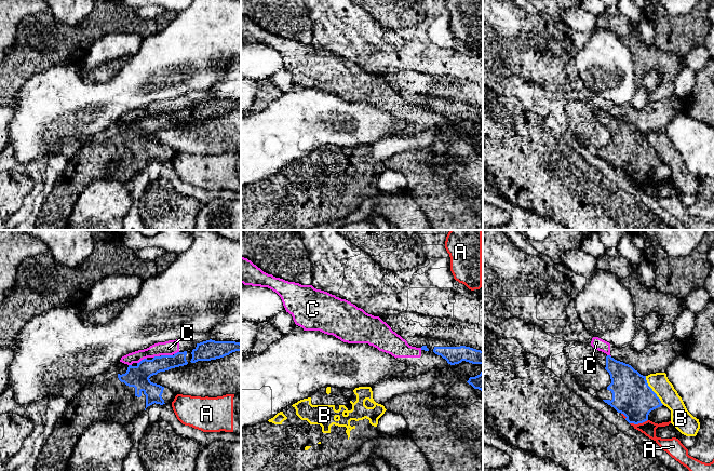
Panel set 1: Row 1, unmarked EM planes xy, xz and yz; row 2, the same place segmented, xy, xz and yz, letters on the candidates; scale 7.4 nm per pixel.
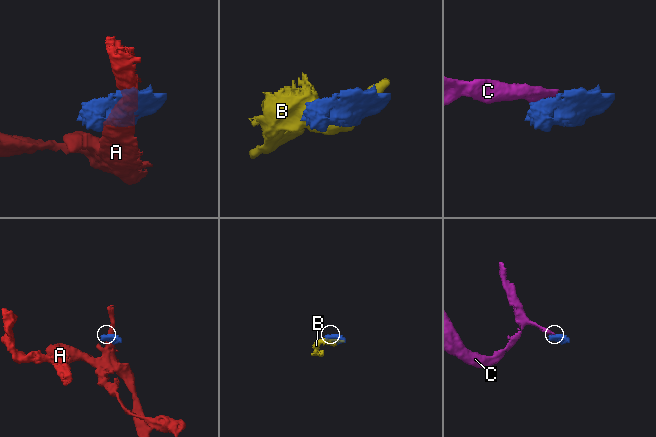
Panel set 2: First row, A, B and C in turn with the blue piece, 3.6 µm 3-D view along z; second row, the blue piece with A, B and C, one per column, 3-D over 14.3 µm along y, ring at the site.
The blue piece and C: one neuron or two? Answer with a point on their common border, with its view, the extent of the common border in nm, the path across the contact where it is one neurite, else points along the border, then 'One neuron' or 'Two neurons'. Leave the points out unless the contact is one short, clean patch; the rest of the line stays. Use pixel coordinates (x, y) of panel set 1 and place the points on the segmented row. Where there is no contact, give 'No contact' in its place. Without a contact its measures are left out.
Touches blue at xy (166, 355). Shared border 90 nm. Boundary: xy (161, 354), (172, 355). Two neurons

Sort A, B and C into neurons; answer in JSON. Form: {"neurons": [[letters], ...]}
{"neurons": [["A"], ["B"], ["C"]]}

